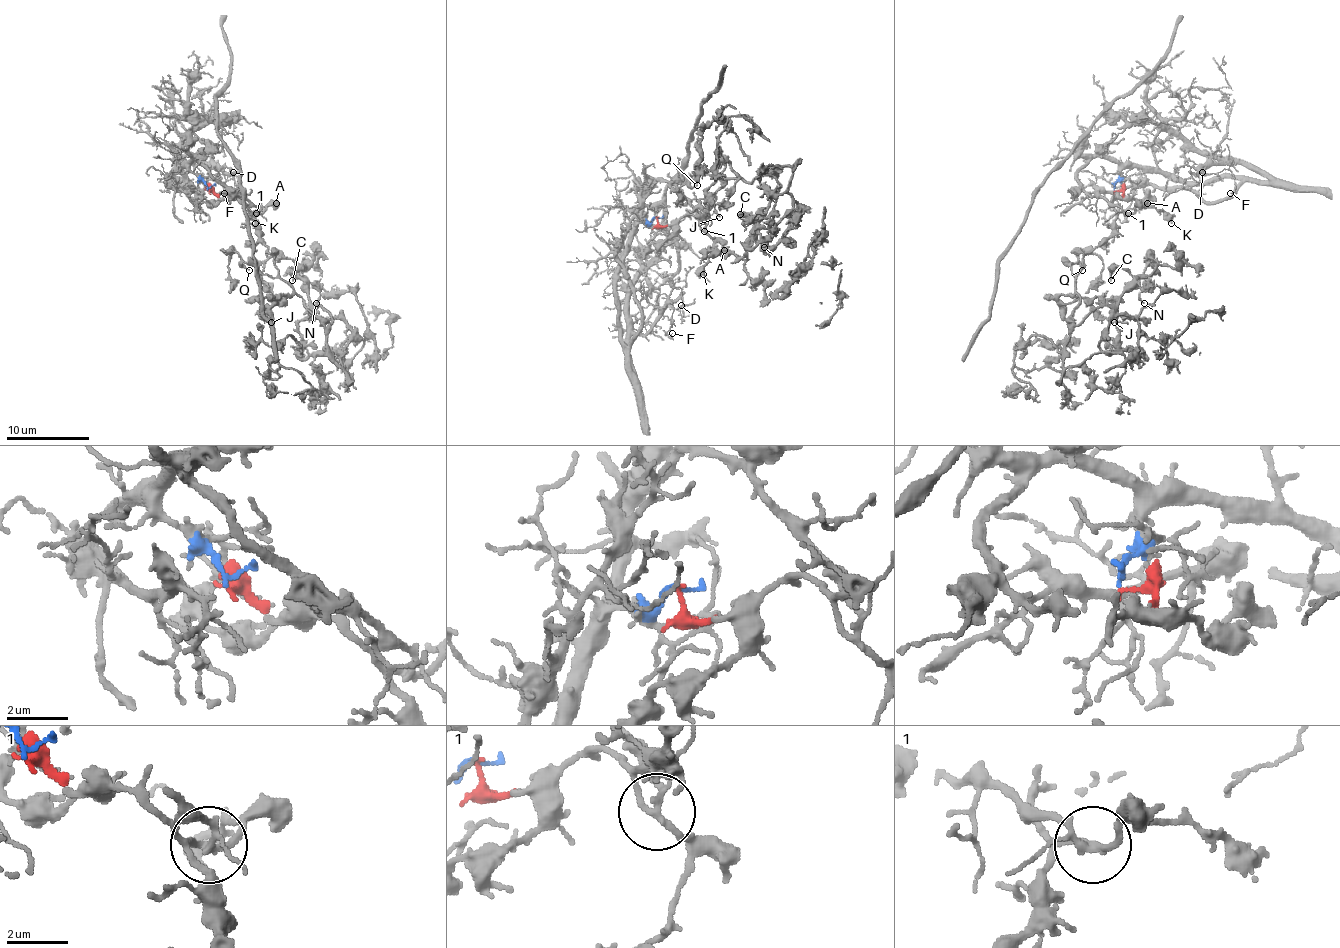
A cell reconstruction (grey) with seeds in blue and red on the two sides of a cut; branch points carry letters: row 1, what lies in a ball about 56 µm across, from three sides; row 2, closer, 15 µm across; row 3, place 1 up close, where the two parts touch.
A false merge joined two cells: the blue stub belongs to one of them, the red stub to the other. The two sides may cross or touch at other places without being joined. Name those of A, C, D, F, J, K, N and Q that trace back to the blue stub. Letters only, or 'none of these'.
D, F

